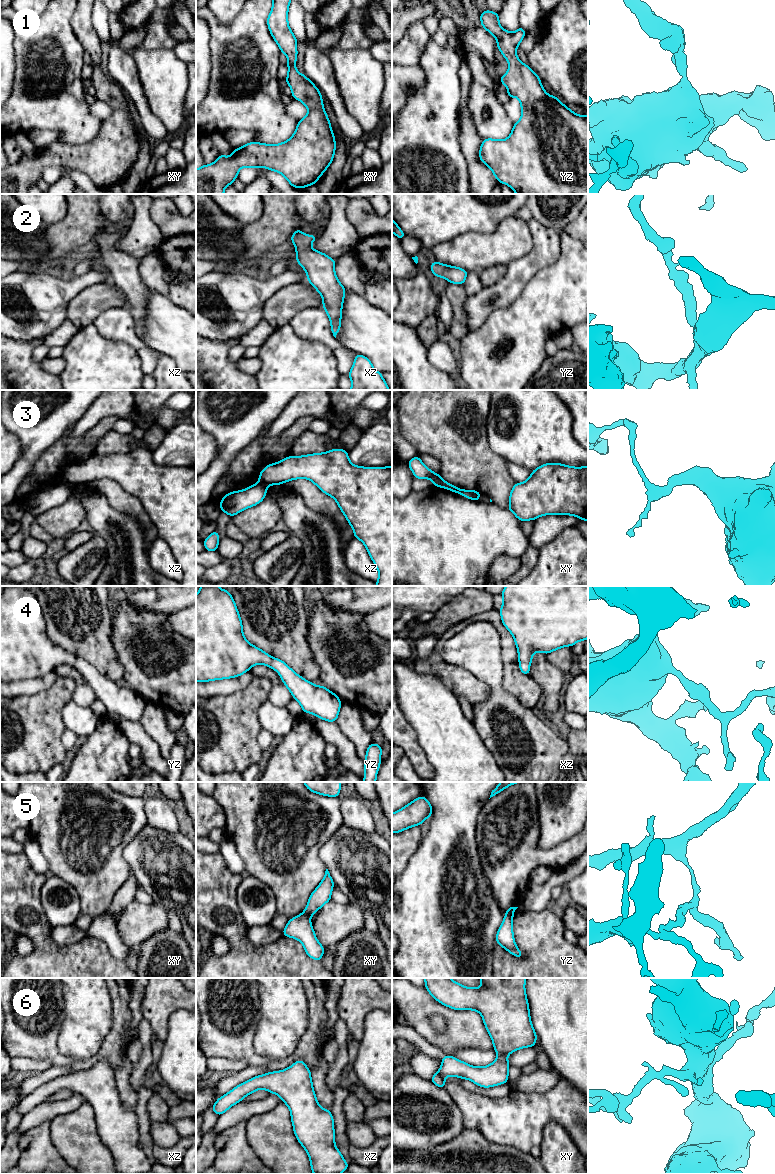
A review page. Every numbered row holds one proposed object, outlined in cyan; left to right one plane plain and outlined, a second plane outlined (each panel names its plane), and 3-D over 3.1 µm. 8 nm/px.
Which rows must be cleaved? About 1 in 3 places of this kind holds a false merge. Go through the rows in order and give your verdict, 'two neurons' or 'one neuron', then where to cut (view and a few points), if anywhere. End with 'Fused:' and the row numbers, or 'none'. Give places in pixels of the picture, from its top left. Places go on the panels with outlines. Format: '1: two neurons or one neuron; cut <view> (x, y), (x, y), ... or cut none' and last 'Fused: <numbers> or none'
1: one neuron; cut none
2: one neuron; cut none
3: two neurons; cut xz (259, 482), (265, 486)
4: one neuron; cut none
5: two neurons; cut xy (303, 912), (309, 916)
6: one neuron; cut none
Fused: 3, 5

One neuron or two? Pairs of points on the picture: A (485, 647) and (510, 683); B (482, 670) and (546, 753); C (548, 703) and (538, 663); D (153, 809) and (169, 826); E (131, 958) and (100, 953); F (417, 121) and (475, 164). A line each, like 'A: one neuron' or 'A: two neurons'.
A: two neurons
B: one neuron
C: one neuron
D: one neuron
E: two neurons
F: two neurons

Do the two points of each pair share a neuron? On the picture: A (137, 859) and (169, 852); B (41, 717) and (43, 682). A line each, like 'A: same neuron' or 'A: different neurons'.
A: same neuron
B: different neurons

